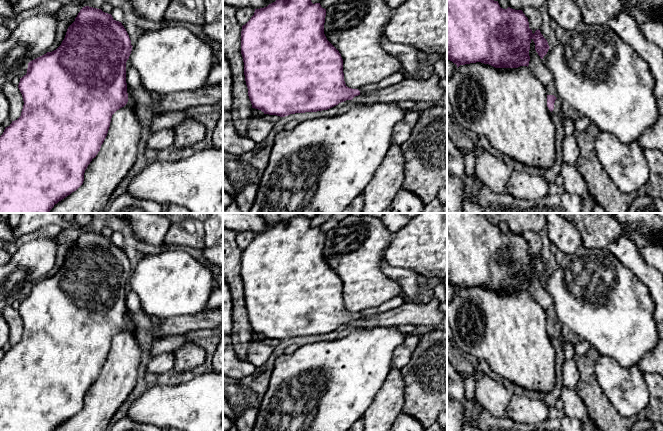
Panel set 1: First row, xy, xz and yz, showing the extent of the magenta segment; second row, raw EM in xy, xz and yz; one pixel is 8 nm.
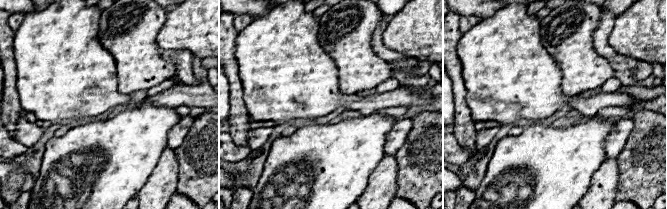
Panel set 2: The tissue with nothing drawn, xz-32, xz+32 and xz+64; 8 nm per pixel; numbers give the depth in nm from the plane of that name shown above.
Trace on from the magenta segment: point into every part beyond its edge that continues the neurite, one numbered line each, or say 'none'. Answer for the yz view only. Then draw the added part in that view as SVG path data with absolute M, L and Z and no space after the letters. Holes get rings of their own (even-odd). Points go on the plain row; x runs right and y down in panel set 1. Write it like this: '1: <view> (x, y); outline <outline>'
1: yz (568, 347); outline M556 323L554 327L554 333L552 336L563 339L562 340L563 354L567 360L571 360L576 355L575 350L574 350L574 343L564 338L561 334L561 330L562 330L561 325L559 323Z

